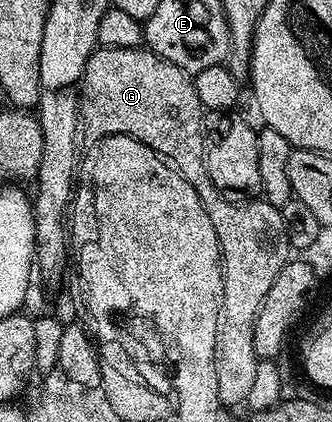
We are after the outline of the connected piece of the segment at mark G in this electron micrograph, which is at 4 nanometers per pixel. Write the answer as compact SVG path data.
M97 47L92 53L92 57L86 62L84 67L84 75L80 77L78 85L78 107L80 109L80 123L82 125L83 135L96 136L95 138L103 138L105 136L132 136L138 142L142 142L146 146L150 146L150 150L154 150L164 160L167 160L178 174L182 174L182 178L186 178L186 182L190 182L190 186L194 186L194 190L198 194L198 198L204 204L207 213L210 214L210 222L214 222L214 230L218 234L218 242L220 243L220 265L222 266L222 306L220 307L220 317L218 318L218 334L216 335L216 374L220 378L220 392L223 393L224 400L235 401L248 393L249 385L252 384L252 377L258 374L258 366L260 360L254 350L254 322L258 310L262 306L262 302L266 298L266 294L270 290L270 286L274 286L274 278L278 278L278 274L282 270L282 266L288 263L290 259L290 245L288 235L286 234L286 226L284 225L284 214L281 209L276 208L273 204L268 203L263 198L248 198L245 204L231 204L231 199L225 198L220 189L214 186L214 182L208 173L208 167L204 161L204 118L205 109L201 108L198 102L198 96L192 85L189 73L182 71L178 66L174 66L170 62L166 62L162 58L158 58L153 52L139 48L102 48Z

